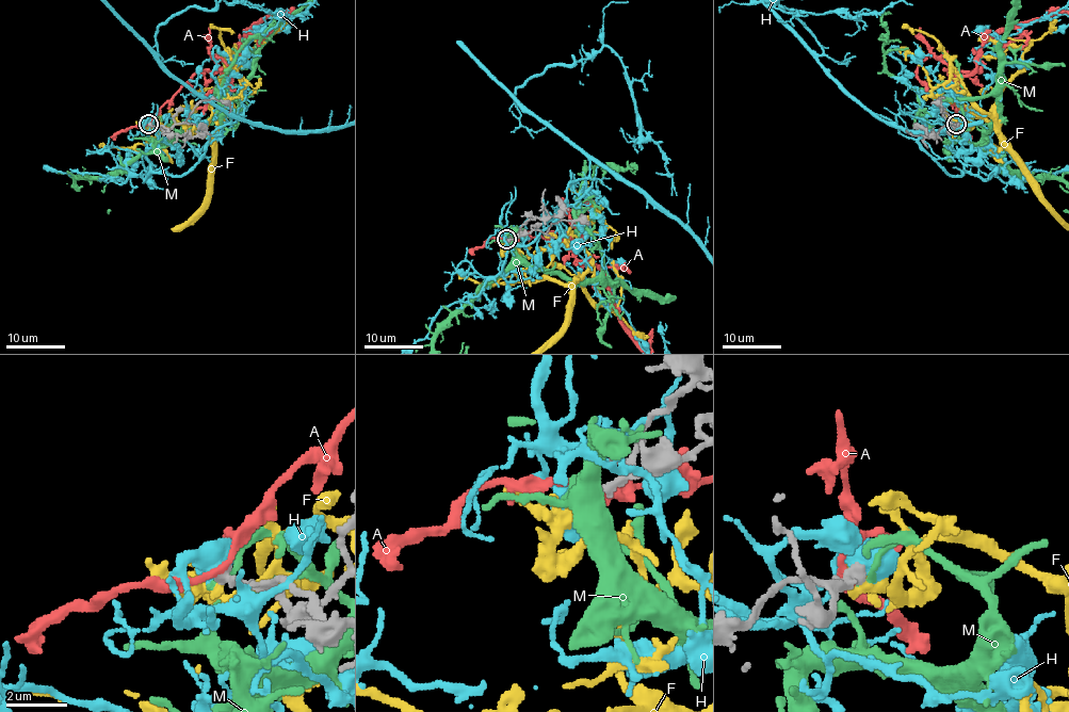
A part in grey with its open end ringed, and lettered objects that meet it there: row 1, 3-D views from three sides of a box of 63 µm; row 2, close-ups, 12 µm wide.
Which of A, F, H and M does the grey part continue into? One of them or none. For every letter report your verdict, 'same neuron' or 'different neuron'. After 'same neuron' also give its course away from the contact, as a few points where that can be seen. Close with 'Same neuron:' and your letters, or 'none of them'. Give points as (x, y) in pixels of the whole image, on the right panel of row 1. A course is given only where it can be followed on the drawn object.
A: different neuron
F: different neuron
H: different neuron
M: different neuron
Same neuron: none of them

